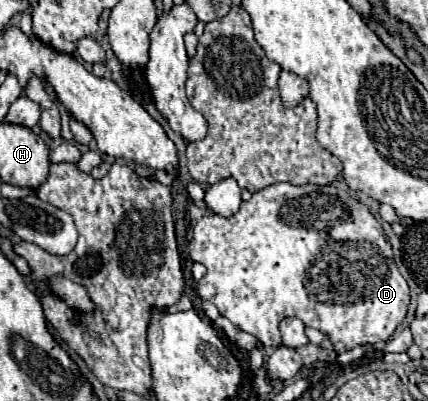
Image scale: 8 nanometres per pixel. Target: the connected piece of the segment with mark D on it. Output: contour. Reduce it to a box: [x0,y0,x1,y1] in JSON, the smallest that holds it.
[190,183,410,353]

